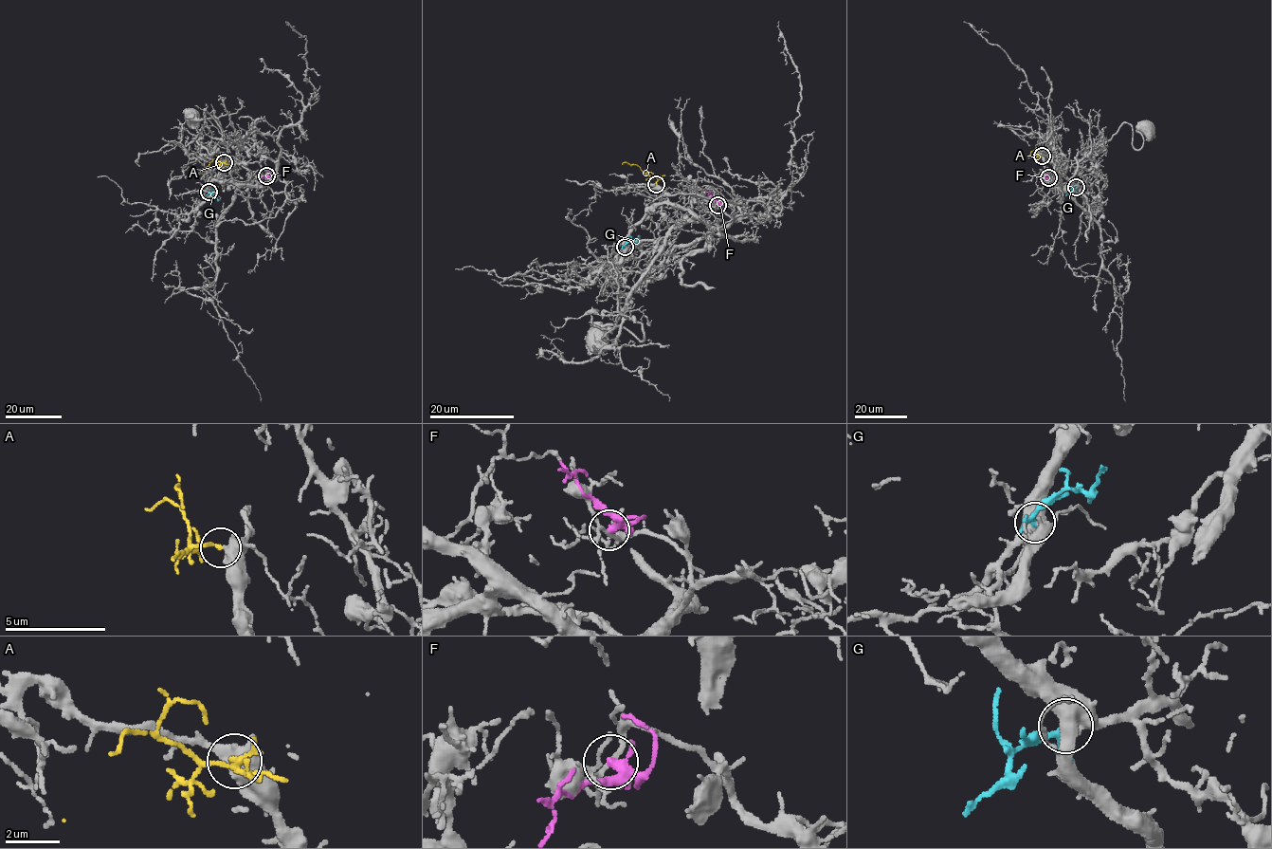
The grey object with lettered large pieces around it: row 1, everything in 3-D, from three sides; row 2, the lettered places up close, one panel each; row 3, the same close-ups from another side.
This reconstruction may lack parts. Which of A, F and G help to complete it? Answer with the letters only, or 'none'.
A

